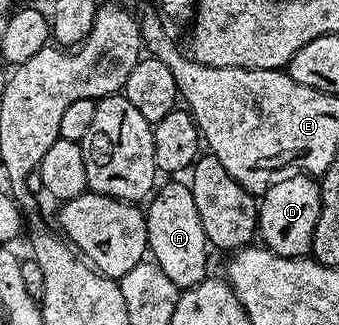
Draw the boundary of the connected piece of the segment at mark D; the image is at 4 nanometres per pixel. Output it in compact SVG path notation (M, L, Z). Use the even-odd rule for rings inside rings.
M291 174L279 178L262 193L259 205L258 235L262 243L278 256L303 258L311 251L313 232L317 230L317 218L321 214L320 181L306 174Z

